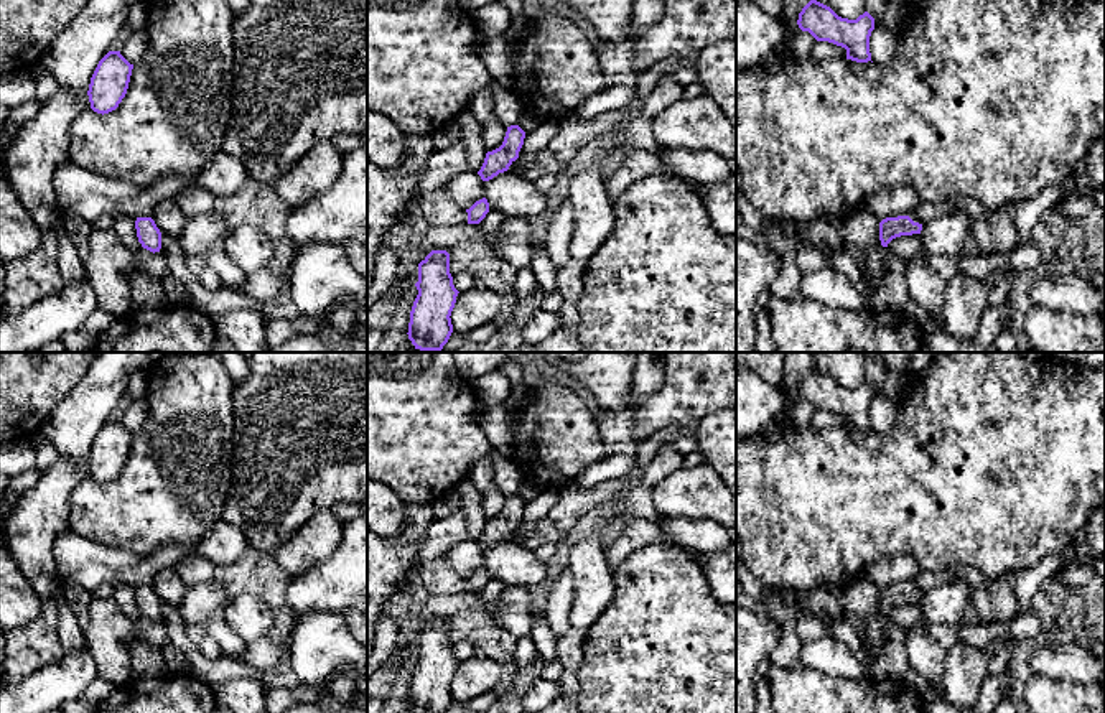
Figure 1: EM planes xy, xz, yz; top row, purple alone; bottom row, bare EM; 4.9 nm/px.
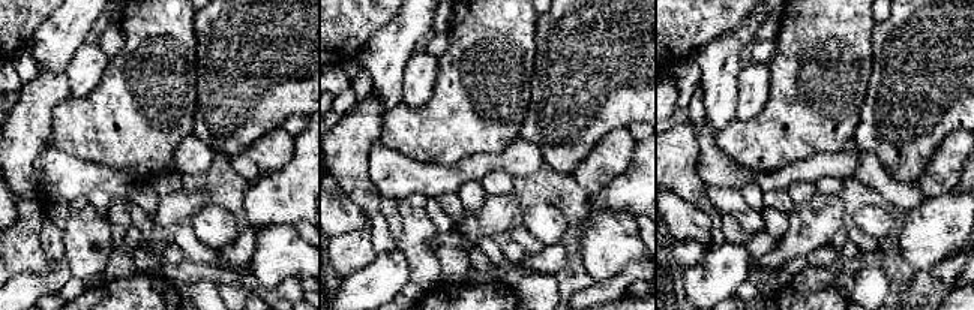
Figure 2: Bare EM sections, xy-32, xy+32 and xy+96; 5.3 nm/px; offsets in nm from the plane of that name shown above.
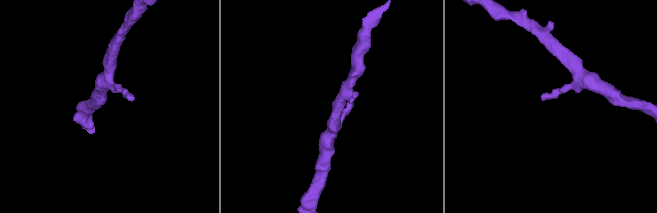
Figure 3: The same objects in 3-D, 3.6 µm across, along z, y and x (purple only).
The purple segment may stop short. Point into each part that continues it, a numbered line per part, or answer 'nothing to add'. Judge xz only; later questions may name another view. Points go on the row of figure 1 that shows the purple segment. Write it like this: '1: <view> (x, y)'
nothing to add

